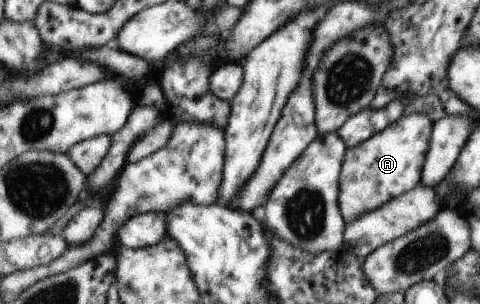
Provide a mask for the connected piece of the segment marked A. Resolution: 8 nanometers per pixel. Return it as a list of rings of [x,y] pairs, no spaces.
[[[423,114],[401,115],[395,122],[354,147],[346,147],[338,176],[338,209],[347,224],[357,217],[379,209],[392,198],[407,193],[420,182],[424,158],[427,156],[428,142],[431,140],[432,121]]]

